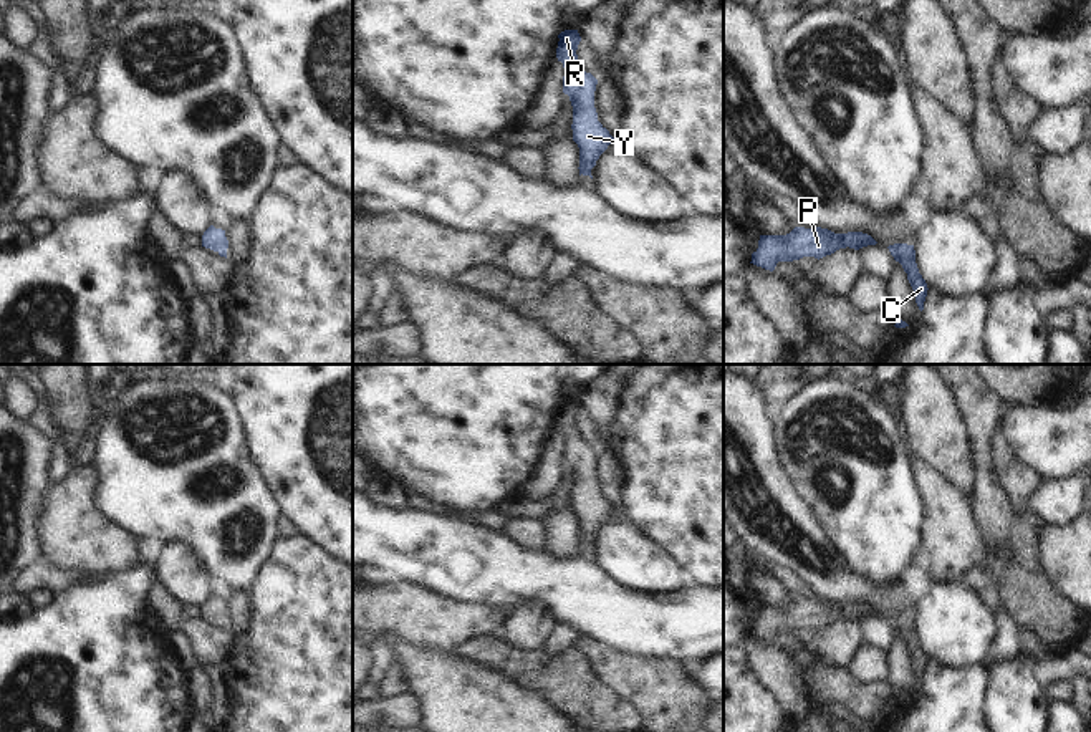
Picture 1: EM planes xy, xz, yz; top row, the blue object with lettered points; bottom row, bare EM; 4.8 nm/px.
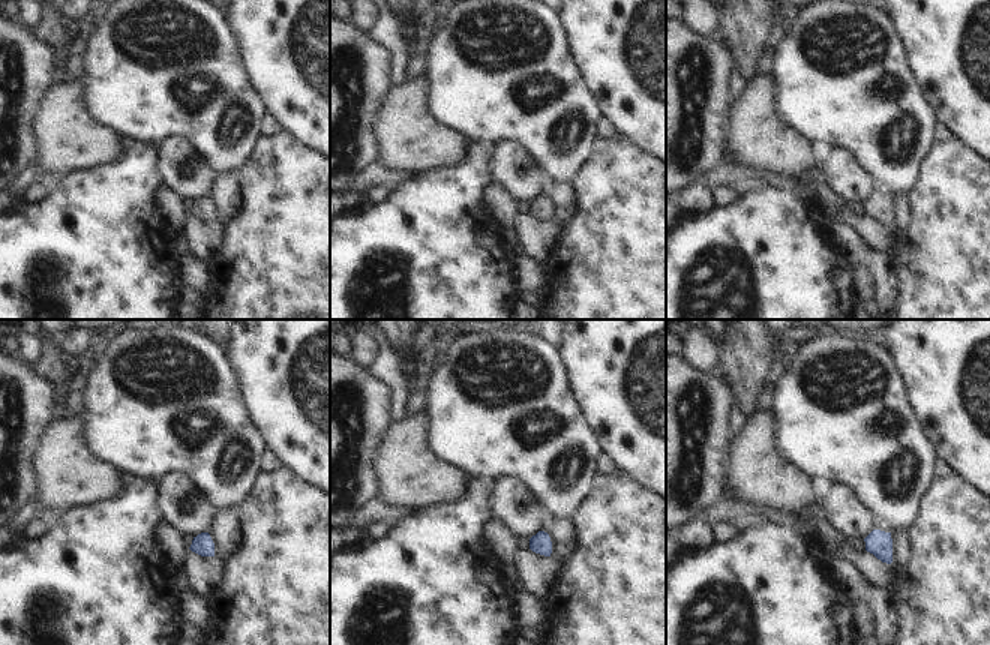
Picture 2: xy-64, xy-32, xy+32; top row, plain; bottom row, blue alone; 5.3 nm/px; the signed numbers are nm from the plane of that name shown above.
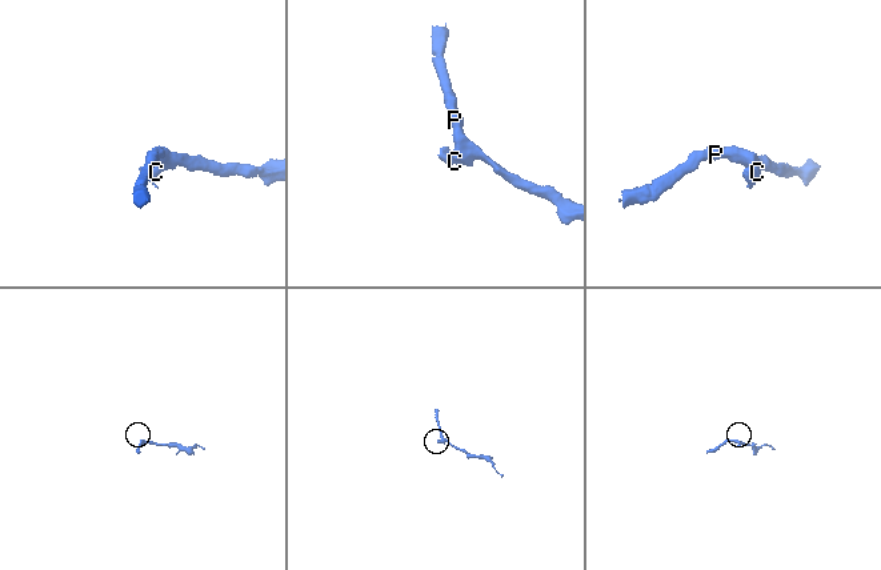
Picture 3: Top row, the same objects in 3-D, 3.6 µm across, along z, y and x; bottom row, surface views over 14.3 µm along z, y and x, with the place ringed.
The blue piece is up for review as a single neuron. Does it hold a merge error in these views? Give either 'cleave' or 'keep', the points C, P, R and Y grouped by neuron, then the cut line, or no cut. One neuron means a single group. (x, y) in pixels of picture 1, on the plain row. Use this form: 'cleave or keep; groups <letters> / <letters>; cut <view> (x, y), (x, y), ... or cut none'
keep; groups C P R Y; cut none

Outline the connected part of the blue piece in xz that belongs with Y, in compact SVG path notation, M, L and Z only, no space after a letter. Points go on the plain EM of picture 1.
M565 401L558 406L556 429L563 434L563 464L573 477L573 512L579 518L579 547L591 547L599 527L613 513L609 502L598 492L594 462L598 450L583 441L576 421L581 412L578 401Z

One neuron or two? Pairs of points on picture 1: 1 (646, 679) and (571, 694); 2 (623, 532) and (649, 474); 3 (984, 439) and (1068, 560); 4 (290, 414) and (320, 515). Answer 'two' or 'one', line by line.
1: two
2: two
3: two
4: one

